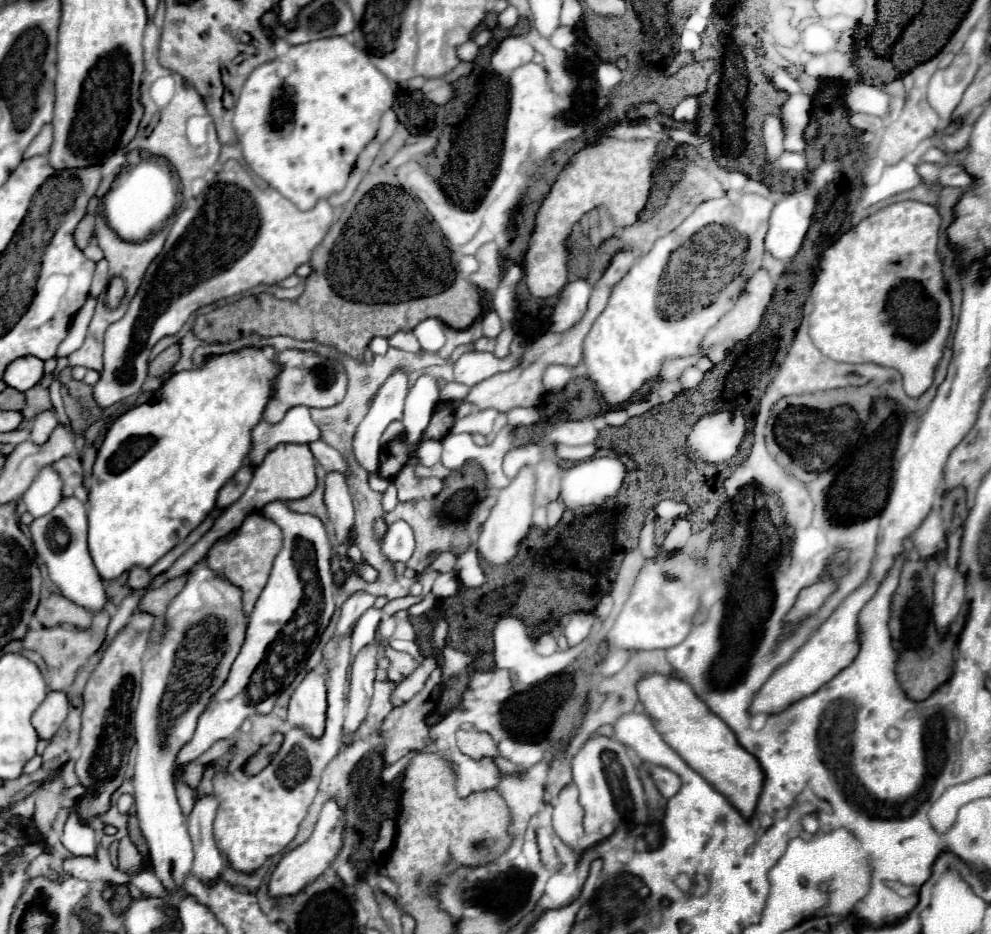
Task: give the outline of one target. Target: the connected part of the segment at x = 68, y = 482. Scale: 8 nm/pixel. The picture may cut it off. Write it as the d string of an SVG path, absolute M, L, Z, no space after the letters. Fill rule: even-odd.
M64 456L62 460L56 460L54 464L50 464L50 468L54 468L58 472L58 476L62 478L62 496L74 496L74 490L78 486L82 486L82 464L80 458L76 456Z

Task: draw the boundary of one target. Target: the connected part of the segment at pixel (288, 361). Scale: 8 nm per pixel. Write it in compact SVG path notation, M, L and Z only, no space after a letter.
M284 350L276 356L276 362L280 366L280 372L276 376L276 382L272 386L272 396L264 408L264 422L278 424L286 410L294 406L308 406L308 408L328 408L346 396L346 372L344 366L338 362L332 362L332 366L326 366L326 362L314 354L314 352L300 352L300 350Z

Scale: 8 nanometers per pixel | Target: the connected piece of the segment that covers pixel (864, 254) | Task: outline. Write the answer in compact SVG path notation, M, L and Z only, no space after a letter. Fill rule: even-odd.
M902 200L862 220L834 242L820 258L820 272L812 286L814 310L810 314L810 338L832 360L846 364L878 364L902 374L904 392L920 398L934 382L944 344L952 326L952 300L942 278L938 252L942 218L932 204Z

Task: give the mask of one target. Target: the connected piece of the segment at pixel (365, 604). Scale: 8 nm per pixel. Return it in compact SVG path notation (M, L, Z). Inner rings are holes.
M356 592L354 596L350 596L342 610L340 610L340 620L338 620L338 628L336 628L336 638L342 638L342 636L350 636L358 618L374 606L374 596L370 594L364 594L364 592Z

